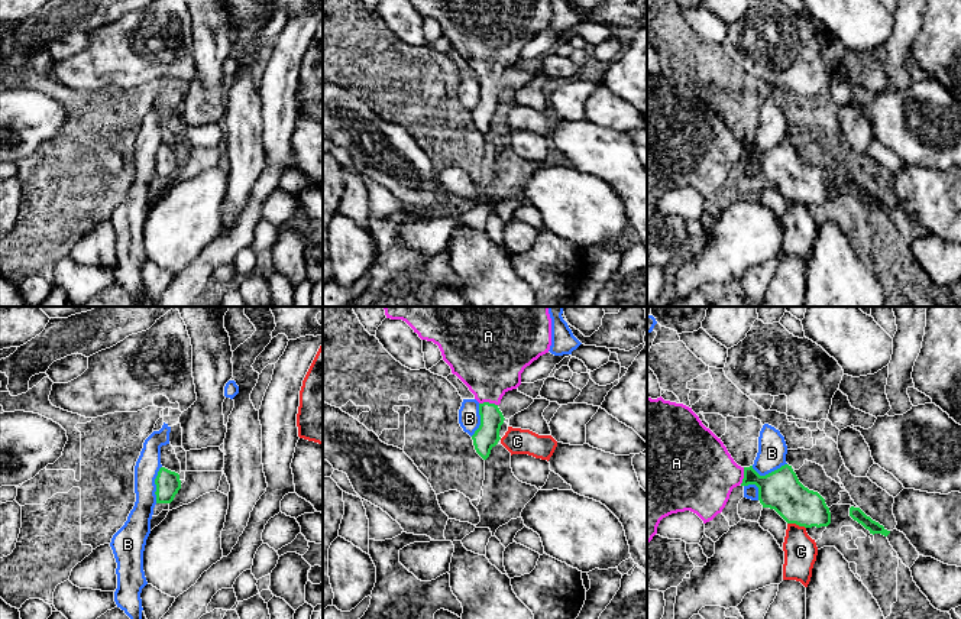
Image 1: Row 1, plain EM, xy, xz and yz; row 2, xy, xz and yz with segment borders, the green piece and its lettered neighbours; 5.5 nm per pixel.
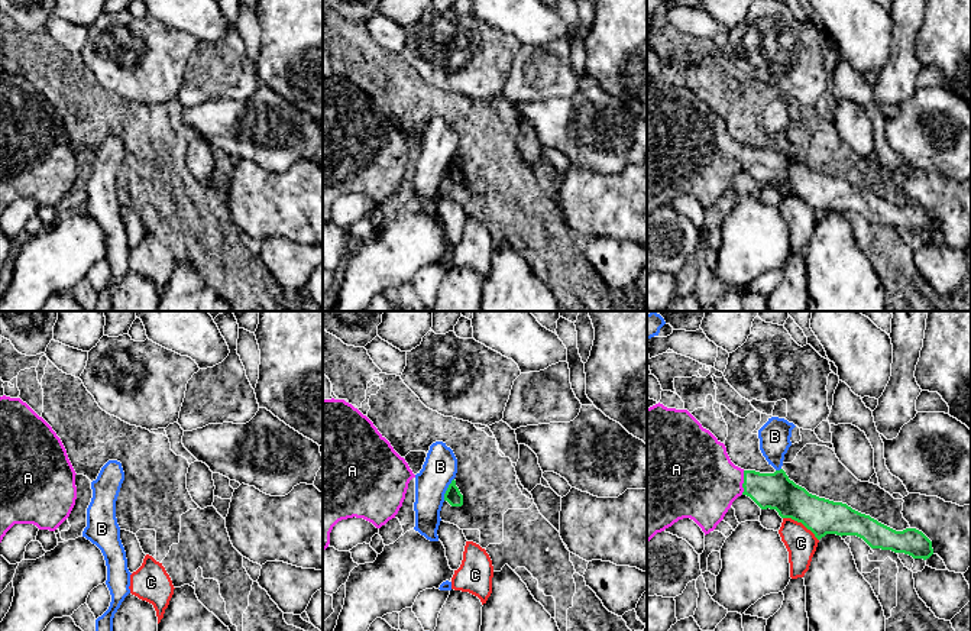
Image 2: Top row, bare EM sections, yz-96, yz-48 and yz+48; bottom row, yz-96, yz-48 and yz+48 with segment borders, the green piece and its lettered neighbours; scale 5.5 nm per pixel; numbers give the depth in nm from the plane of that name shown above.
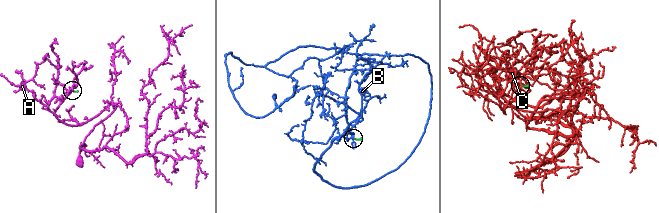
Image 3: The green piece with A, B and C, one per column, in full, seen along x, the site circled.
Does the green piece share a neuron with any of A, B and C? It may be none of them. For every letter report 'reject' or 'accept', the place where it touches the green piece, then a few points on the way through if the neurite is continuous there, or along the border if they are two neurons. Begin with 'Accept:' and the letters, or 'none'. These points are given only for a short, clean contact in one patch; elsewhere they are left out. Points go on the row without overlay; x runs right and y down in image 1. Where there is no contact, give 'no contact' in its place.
Accept: A
A: accept; contact xz (488, 78); way xz (487, 112), (488, 78), (489, 35)
B: reject; contact xy (155, 159); border xy (161, 142), (155, 155), (155, 178)
C: reject; contact yz (796, 200); border yz (788, 198), (795, 198), (805, 204)

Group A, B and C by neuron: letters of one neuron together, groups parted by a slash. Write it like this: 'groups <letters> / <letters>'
groups A / B / C

